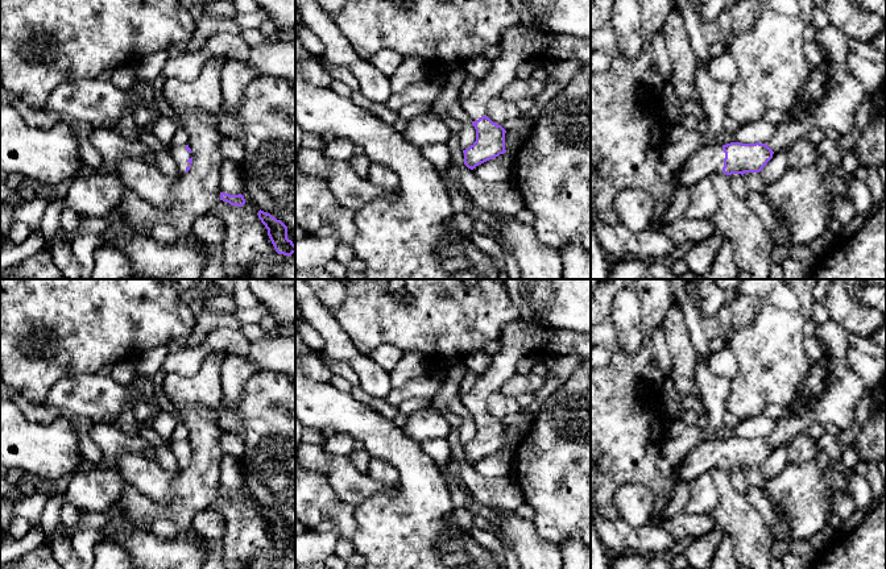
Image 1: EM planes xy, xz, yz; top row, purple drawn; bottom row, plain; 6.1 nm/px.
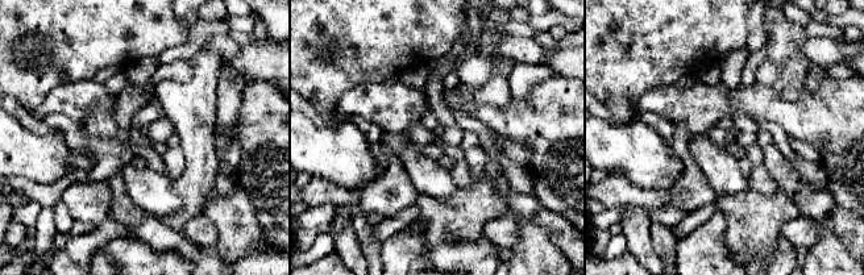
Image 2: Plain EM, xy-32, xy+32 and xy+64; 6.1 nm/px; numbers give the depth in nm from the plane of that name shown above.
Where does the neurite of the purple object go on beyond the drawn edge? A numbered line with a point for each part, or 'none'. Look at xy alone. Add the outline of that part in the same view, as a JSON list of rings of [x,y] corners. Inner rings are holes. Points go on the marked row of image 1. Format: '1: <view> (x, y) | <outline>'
1: xy (179, 154) | [[[181,145],[177,148],[171,148],[170,155],[173,157],[173,159],[177,165],[179,175],[182,176],[185,174],[186,169],[190,166],[187,159],[192,157],[192,153],[189,153],[186,150],[186,145]]]

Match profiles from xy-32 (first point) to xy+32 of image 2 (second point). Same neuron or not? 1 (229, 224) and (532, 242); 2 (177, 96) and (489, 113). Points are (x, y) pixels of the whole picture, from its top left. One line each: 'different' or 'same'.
1: same
2: different

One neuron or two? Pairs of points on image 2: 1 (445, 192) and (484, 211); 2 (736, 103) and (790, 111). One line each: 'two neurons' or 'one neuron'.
1: two neurons
2: one neuron

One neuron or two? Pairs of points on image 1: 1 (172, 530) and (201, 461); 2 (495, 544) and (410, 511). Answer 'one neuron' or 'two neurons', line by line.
1: two neurons
2: two neurons

